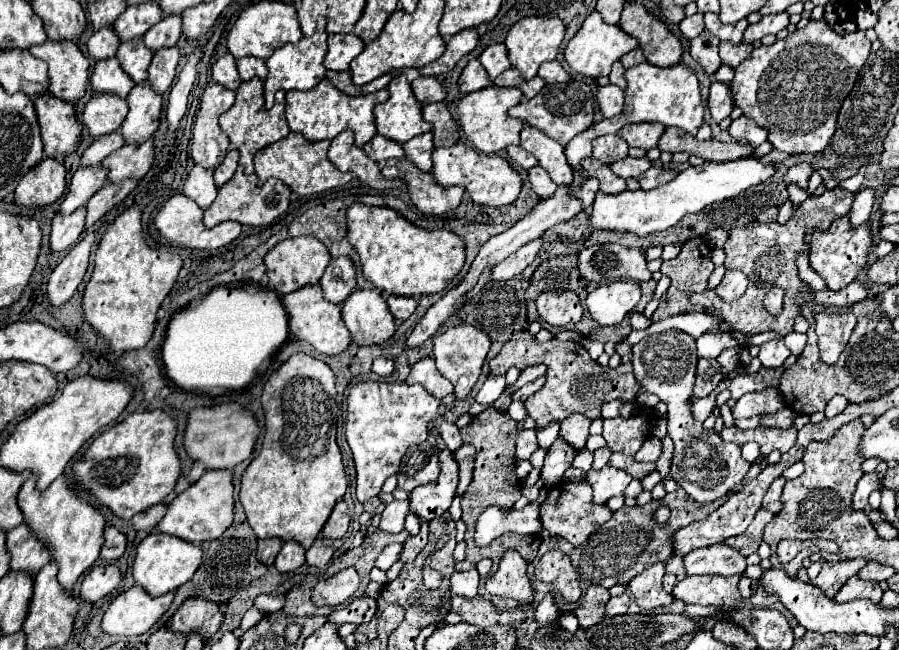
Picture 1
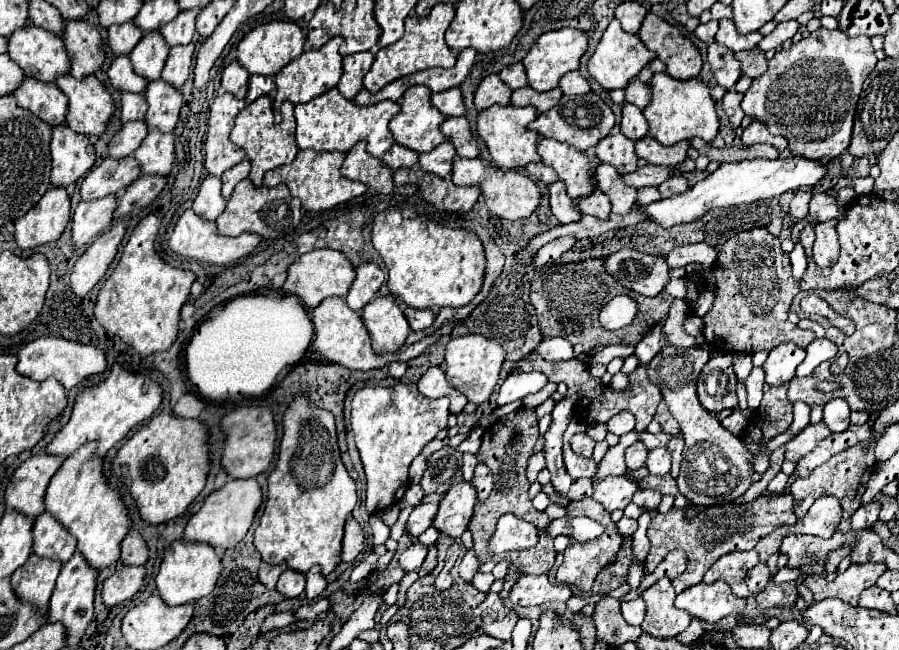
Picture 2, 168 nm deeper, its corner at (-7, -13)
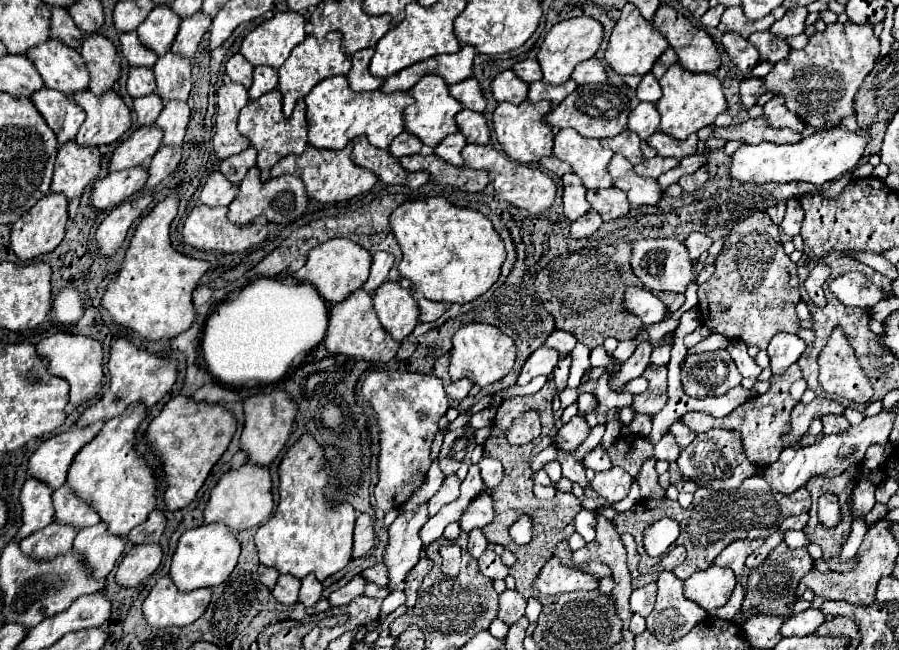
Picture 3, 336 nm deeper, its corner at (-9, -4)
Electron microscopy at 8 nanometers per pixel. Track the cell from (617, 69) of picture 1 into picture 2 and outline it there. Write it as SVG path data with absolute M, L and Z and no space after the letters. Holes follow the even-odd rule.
M635 77L635 81L629 81L627 87L625 87L625 101L637 105L639 109L643 109L647 105L647 101L649 101L647 83L641 83L637 77Z

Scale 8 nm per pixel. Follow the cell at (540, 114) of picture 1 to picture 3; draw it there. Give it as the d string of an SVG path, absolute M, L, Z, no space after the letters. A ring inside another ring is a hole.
M585 84L579 86L577 92L569 94L549 116L545 116L545 122L553 130L563 130L563 128L573 128L581 136L587 138L615 138L621 134L627 126L631 106L629 98L621 92L621 88L615 88L611 84Z

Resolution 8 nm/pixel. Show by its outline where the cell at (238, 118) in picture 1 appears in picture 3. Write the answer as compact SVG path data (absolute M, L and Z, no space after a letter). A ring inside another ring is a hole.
M271 90L269 94L261 96L259 100L251 100L239 116L239 132L251 140L251 146L257 148L257 168L260 170L260 179L269 180L269 170L281 158L289 154L303 154L307 146L307 120L305 120L305 102L299 100L291 118L285 118L281 112L281 92Z

